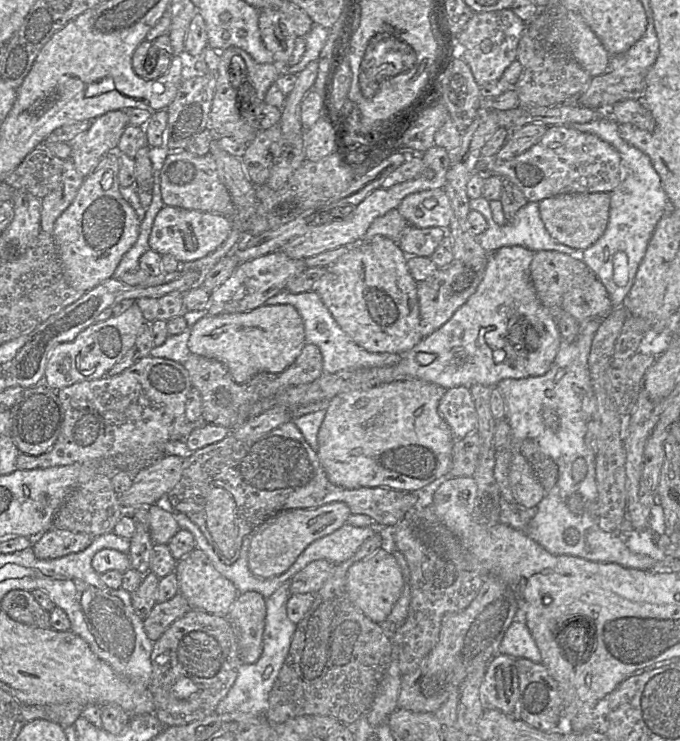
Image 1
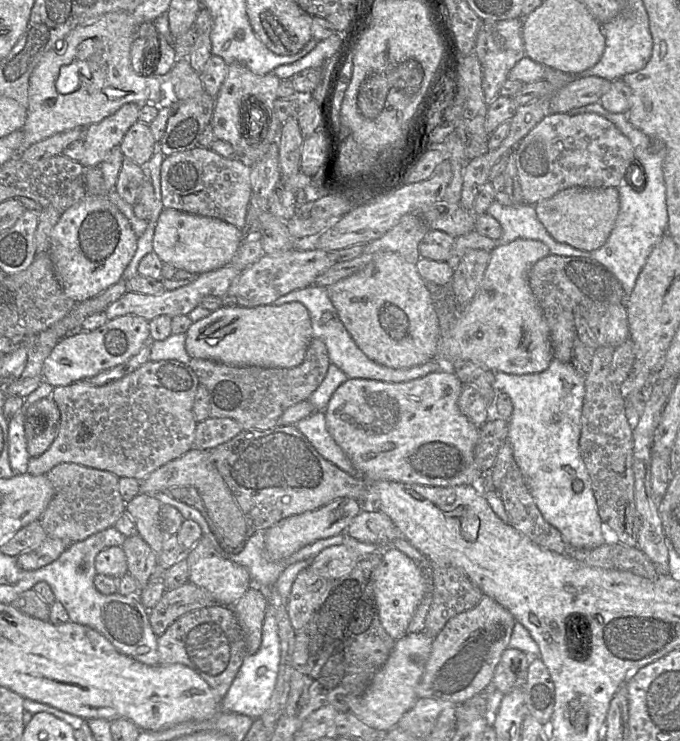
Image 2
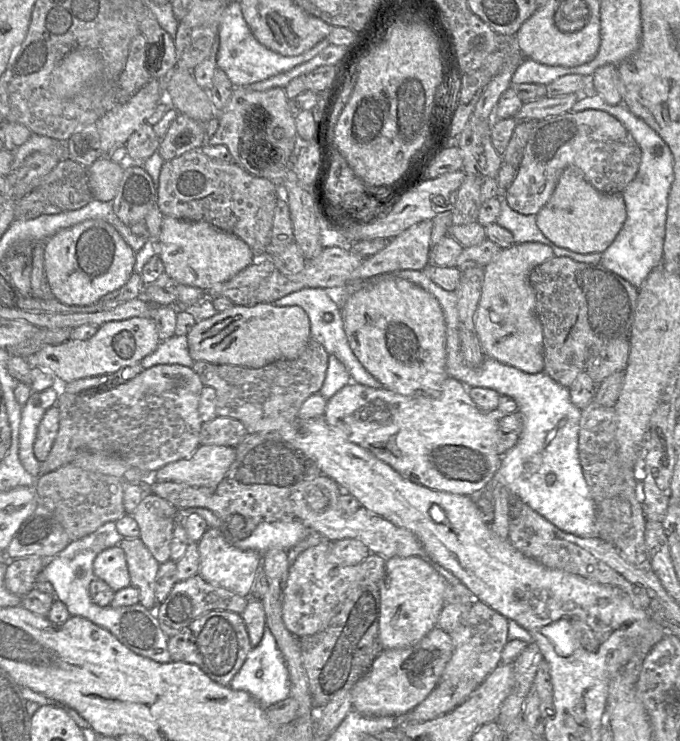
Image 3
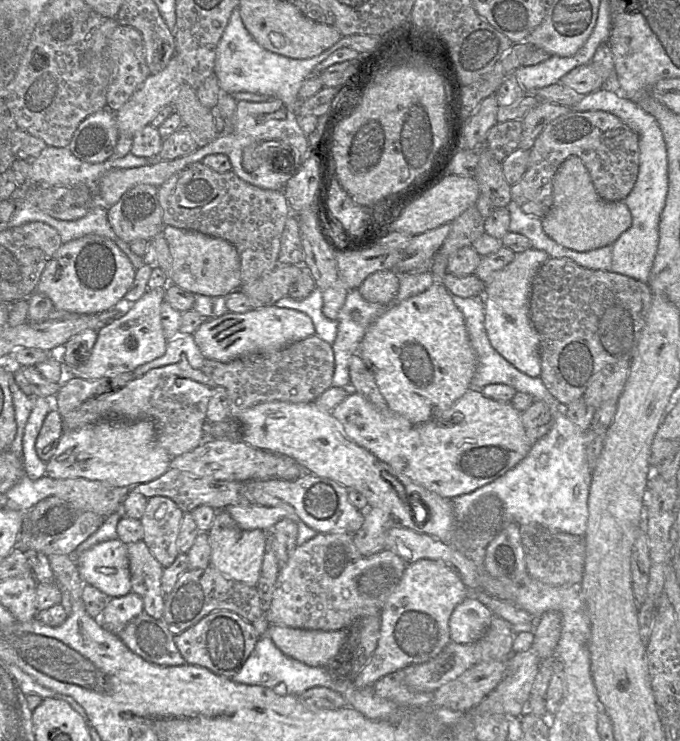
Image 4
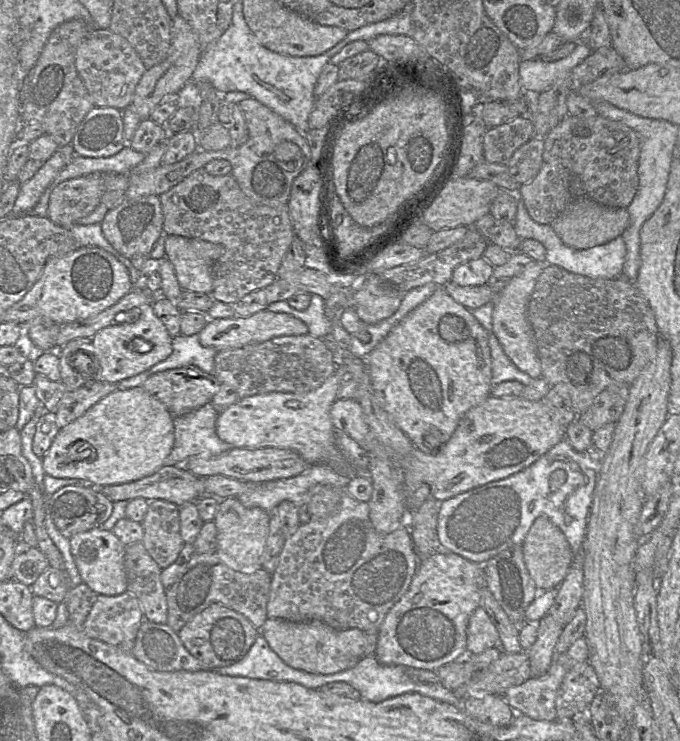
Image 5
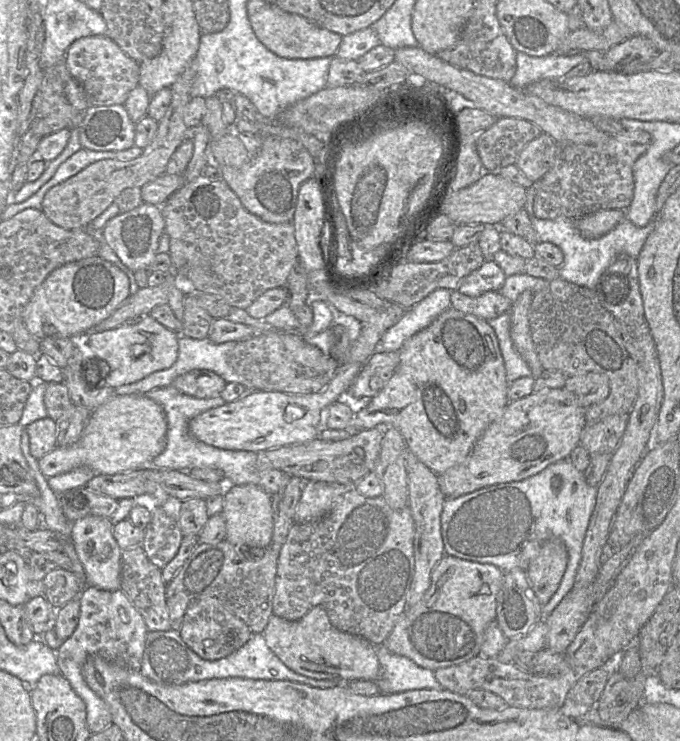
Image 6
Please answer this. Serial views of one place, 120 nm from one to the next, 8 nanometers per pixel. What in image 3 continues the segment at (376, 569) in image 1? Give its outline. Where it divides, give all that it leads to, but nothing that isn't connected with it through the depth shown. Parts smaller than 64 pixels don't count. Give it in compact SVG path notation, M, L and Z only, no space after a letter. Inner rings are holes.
M389 557L380 583L379 635L384 650L408 648L437 626L447 582L426 557Z

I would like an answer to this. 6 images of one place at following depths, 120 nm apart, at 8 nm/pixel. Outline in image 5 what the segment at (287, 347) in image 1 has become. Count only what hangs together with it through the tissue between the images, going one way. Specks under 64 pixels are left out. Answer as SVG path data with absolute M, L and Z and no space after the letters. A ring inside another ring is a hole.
M266 309L248 317L209 319L198 335L203 346L222 351L240 348L252 343L265 342L275 337L308 335L308 333L307 325L300 319L286 313L274 313Z

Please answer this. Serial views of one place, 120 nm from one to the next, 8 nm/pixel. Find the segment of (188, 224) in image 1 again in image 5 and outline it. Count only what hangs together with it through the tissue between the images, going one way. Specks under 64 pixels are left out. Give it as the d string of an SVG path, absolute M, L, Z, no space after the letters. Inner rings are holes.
M167 235L166 257L174 266L183 290L211 294L212 267L223 253L223 247L201 239Z

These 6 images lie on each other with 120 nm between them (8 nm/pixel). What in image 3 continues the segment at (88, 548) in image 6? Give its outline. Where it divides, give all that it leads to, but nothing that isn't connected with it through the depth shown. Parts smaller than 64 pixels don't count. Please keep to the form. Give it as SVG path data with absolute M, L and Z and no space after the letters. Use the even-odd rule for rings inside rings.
M120 545L100 552L94 559L93 572L115 592L131 585L126 556Z

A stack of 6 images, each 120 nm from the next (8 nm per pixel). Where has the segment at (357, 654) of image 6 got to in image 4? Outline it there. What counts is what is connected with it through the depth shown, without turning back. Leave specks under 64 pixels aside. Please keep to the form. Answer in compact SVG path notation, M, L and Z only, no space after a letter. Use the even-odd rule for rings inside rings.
M270 625L267 635L286 656L310 667L324 667L338 653L346 630L321 631Z

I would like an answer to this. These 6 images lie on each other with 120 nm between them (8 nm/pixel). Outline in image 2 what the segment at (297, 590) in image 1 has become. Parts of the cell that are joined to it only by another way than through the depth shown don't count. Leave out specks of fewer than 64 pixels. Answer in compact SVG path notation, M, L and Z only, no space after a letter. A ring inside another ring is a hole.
M347 546L327 547L310 561L310 569L315 573L336 580L348 575L360 560L359 556Z

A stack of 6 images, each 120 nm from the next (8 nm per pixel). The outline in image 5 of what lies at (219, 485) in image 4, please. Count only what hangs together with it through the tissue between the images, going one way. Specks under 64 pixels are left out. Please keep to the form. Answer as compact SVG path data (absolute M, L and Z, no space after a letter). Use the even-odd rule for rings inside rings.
M162 466L154 474L124 484L102 487L102 493L113 502L143 498L161 499L180 507L204 496L203 478L184 466Z

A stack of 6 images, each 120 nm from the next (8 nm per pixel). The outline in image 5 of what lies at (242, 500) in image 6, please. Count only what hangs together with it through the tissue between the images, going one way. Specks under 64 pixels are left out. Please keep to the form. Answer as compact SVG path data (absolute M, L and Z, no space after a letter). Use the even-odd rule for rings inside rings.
M237 497L219 499L214 523L217 528L217 553L220 558L231 567L243 572L262 568L270 518L271 514L261 508L244 507Z

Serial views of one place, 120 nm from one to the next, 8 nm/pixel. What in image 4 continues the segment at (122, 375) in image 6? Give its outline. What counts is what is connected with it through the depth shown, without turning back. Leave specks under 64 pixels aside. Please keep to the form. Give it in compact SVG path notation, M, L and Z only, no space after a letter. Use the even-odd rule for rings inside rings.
M165 288L147 289L138 301L128 307L126 307L123 302L115 307L120 310L120 316L98 329L97 338L88 360L82 365L65 368L66 374L85 380L113 377L121 373L133 372L138 366L164 355L168 342L164 336L160 318L160 305L164 301L164 291Z

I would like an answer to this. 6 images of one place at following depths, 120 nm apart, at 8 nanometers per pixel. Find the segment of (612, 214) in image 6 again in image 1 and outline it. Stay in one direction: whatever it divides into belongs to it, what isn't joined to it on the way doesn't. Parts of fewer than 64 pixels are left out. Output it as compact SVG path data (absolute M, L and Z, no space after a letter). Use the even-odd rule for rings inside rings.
M567 193L543 199L539 203L541 220L557 242L578 251L593 245L604 233L609 219L609 193Z

